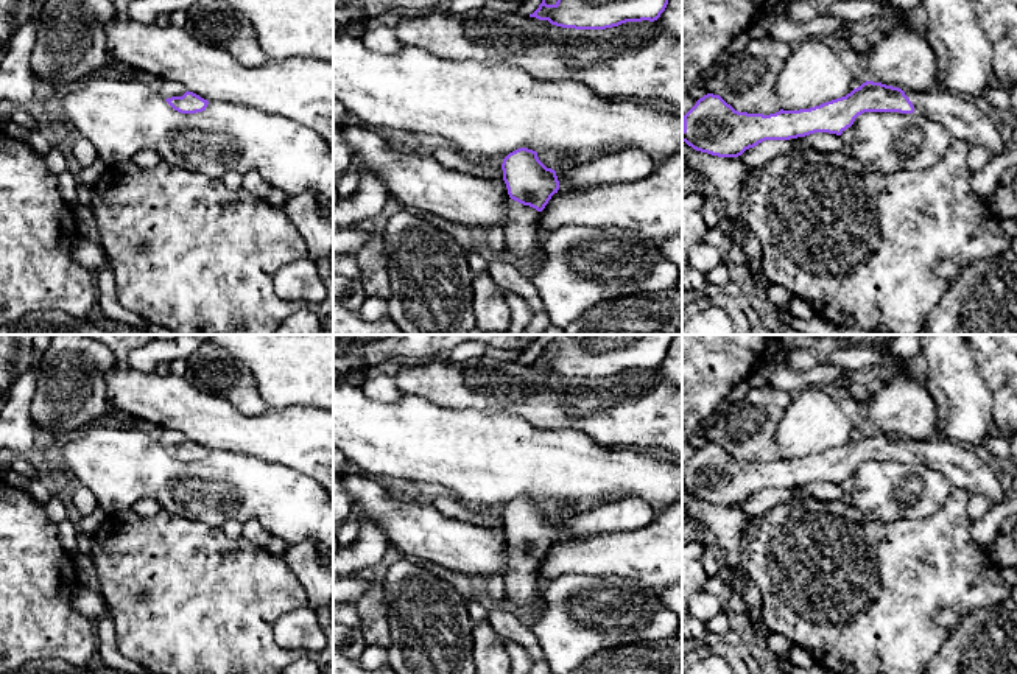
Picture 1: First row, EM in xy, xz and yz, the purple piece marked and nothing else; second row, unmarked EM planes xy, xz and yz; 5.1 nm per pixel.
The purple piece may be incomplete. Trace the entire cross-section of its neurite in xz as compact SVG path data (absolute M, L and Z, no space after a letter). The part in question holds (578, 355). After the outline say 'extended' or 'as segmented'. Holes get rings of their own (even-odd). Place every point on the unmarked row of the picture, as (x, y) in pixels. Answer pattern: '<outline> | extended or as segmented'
M558 335L547 344L553 344L558 350L547 353L544 347L530 366L575 378L606 378L626 370L654 370L665 360L674 336L676 335Z | as segmented

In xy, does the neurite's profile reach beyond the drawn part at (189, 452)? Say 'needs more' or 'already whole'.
needs more

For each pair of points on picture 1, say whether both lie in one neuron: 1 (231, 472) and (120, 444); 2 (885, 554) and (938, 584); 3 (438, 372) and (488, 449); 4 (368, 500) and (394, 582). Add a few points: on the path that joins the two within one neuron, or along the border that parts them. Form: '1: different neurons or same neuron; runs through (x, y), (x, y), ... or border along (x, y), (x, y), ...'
1: same neuron; runs through (203, 472), (148, 470)
2: same neuron; runs through (897, 567), (922, 568), (925, 572)
3: different neurons; border along (425, 399), (453, 408), (497, 413)
4: different neurons; border along (399, 554), (418, 561)

